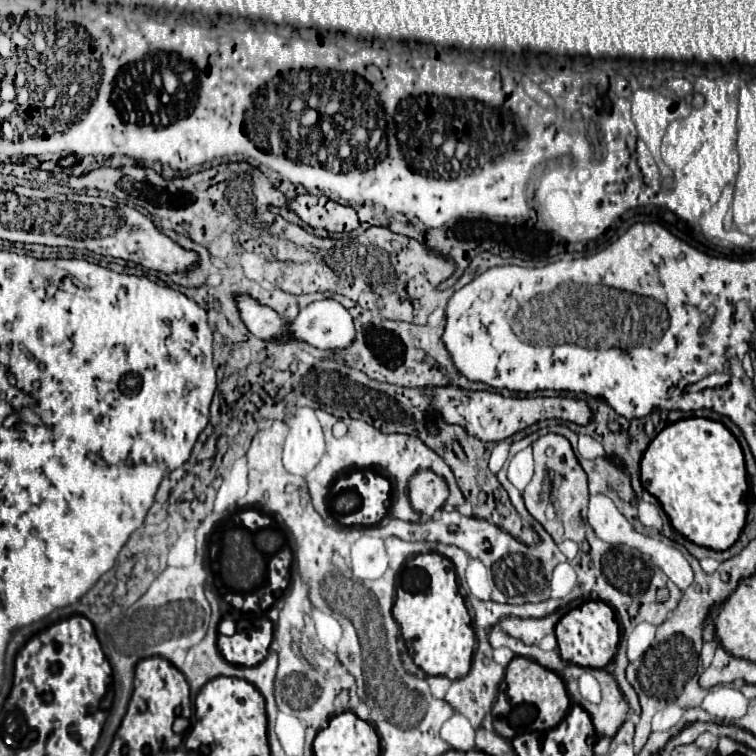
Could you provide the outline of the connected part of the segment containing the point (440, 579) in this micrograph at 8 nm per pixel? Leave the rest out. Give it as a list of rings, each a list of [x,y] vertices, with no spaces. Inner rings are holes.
[[[432,551],[416,555],[402,565],[396,577],[394,617],[398,617],[414,663],[426,675],[444,675],[454,681],[470,671],[476,635],[464,597],[458,591],[454,565],[448,557]]]

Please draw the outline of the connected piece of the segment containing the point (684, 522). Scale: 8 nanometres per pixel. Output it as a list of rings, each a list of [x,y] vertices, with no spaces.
[[[690,417],[668,425],[648,445],[640,477],[644,489],[662,503],[672,525],[692,543],[726,551],[738,541],[748,513],[742,501],[748,489],[746,465],[738,439],[722,423]]]

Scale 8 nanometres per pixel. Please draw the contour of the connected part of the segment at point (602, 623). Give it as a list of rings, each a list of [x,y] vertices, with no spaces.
[[[588,601],[584,605],[572,609],[558,621],[556,637],[558,637],[560,655],[564,661],[570,661],[580,667],[590,667],[590,669],[606,669],[618,651],[620,625],[608,603]]]

